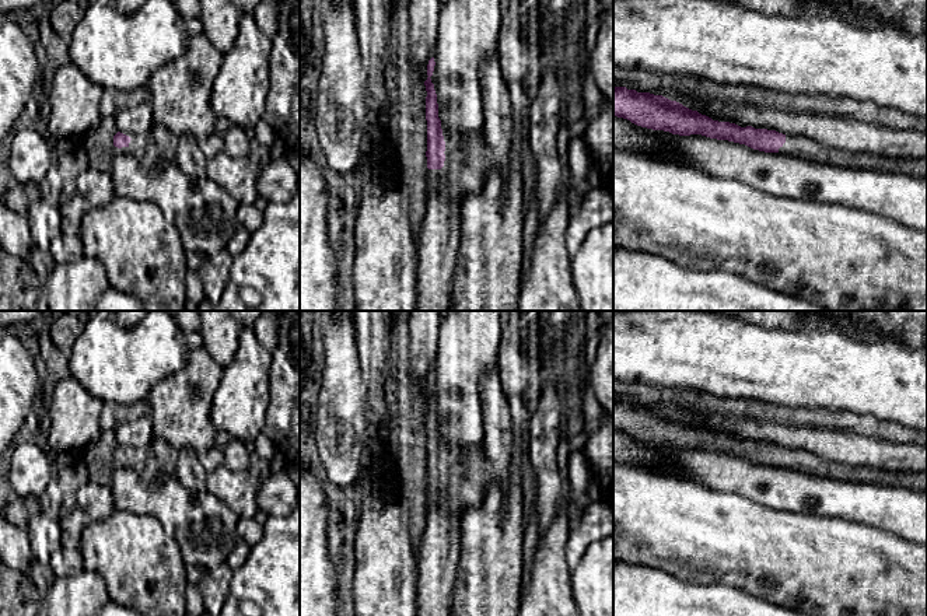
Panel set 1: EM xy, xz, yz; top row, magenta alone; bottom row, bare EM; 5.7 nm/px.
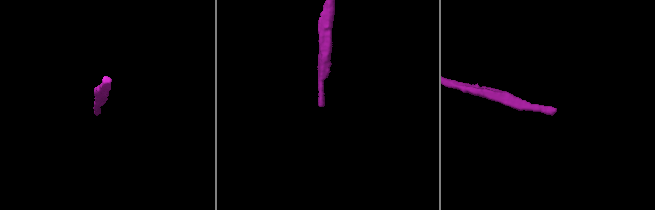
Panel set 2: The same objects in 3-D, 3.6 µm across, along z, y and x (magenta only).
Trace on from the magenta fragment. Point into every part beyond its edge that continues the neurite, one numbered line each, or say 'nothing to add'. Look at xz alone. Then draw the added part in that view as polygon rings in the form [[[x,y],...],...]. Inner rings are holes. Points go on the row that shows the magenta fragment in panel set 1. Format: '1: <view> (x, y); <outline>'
1: xz (437, 181); [[[427,169],[427,189],[428,195],[448,189],[448,178],[442,169]]]

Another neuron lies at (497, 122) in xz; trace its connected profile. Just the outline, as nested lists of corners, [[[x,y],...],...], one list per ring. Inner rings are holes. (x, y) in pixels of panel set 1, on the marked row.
[[[497,56],[489,57],[480,69],[480,94],[483,102],[483,139],[492,148],[492,167],[503,176],[508,174],[514,119],[507,83]]]

